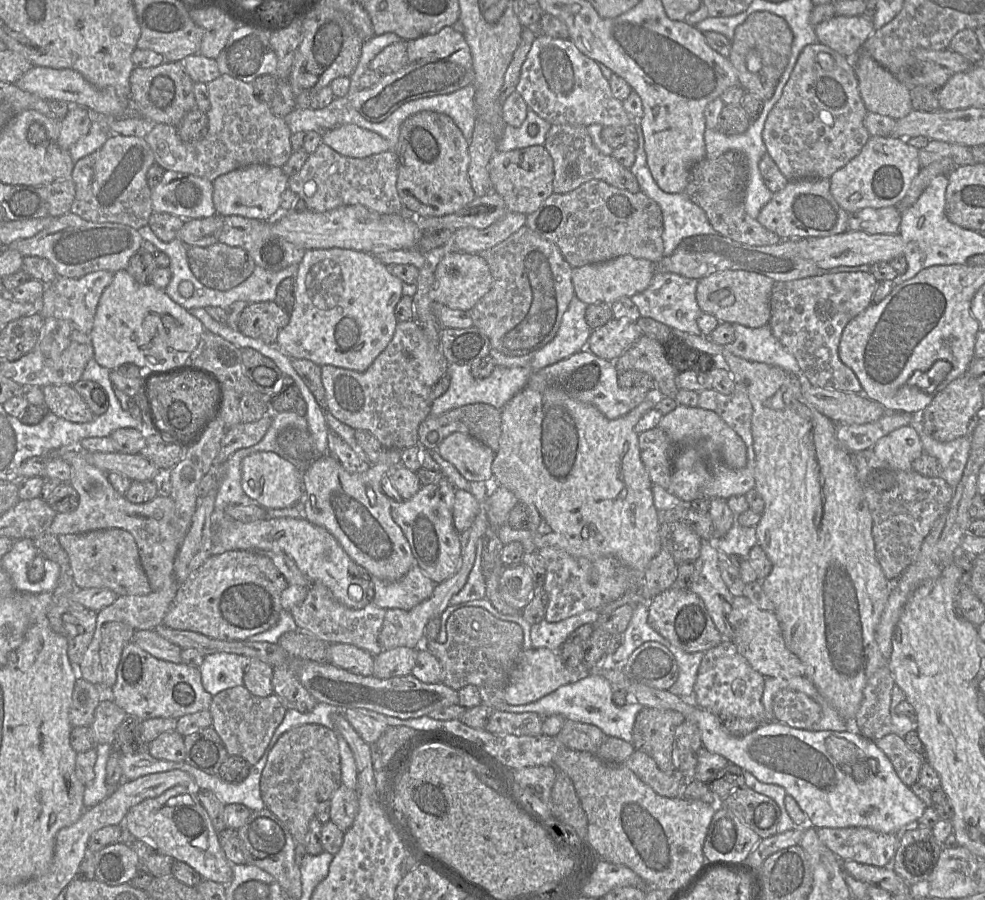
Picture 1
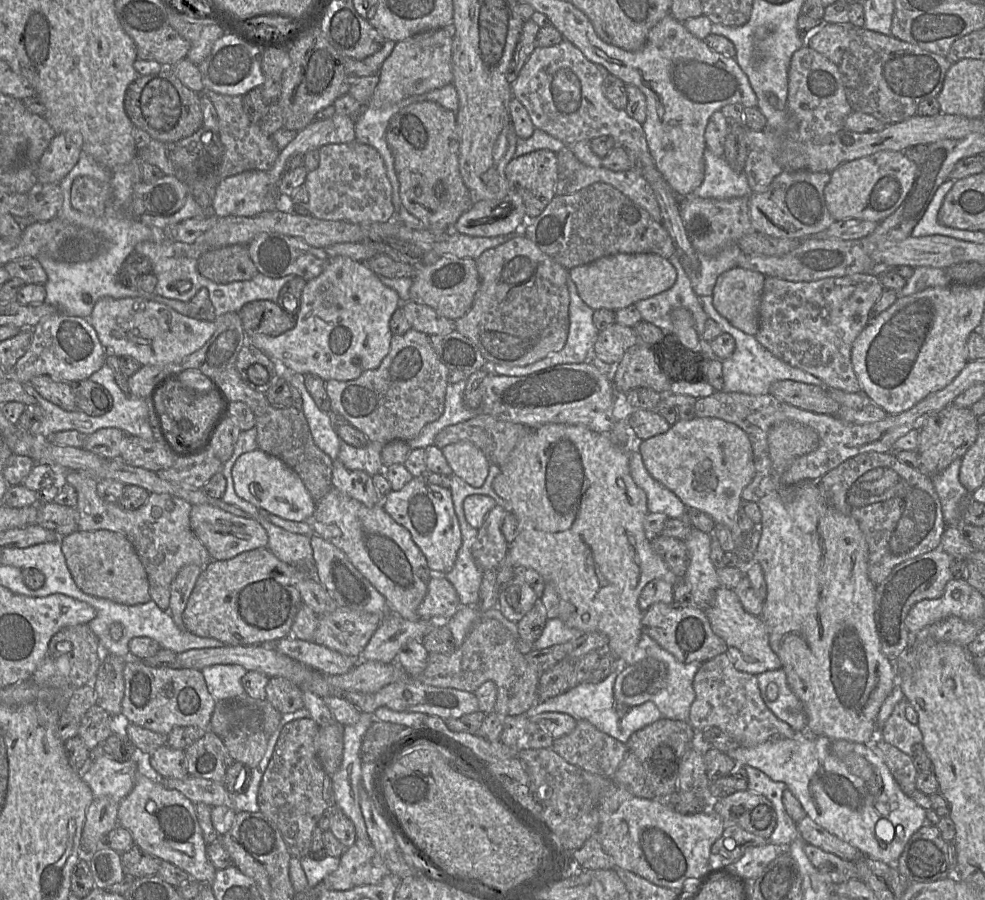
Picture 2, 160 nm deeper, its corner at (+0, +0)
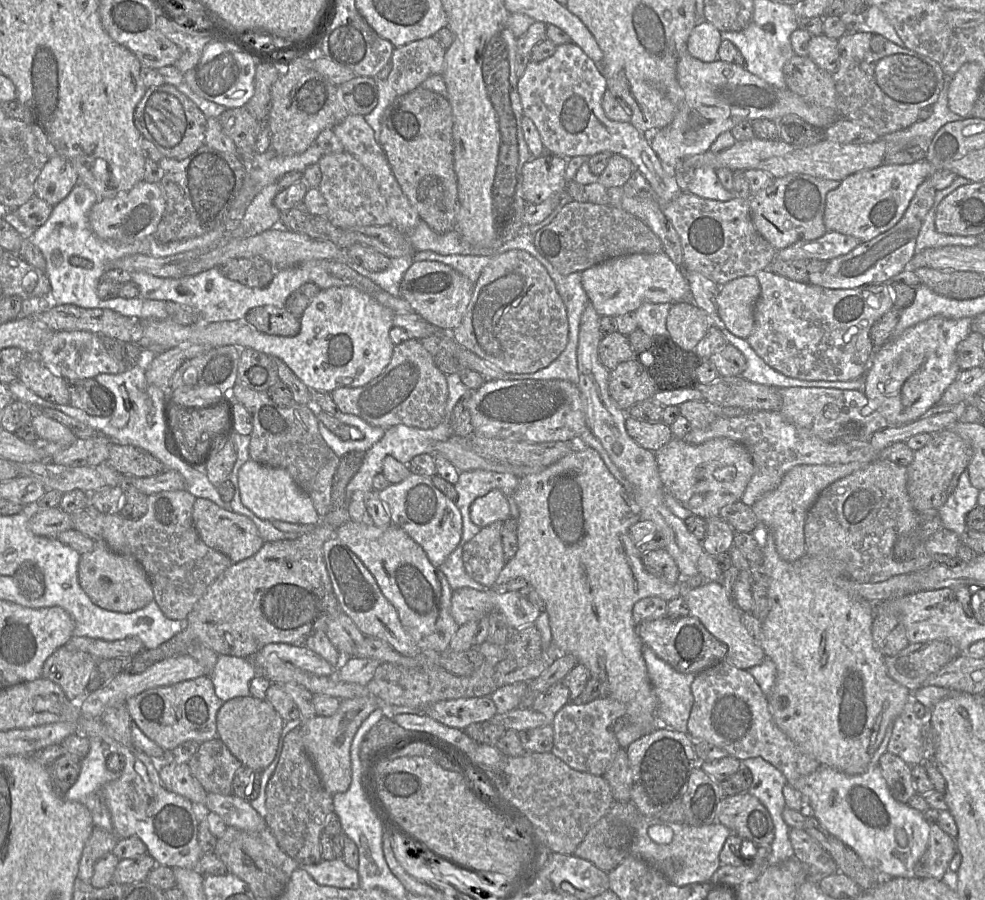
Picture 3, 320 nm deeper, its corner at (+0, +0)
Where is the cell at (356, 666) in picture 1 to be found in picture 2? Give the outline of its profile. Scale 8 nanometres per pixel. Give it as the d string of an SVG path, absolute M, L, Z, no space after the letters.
M286 637L275 643L275 649L290 658L328 675L349 672L361 659L351 658L315 641Z

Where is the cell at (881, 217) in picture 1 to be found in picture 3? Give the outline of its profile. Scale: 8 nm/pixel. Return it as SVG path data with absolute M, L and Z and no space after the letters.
M827 231L816 240L799 241L778 251L782 260L817 259L829 261L851 252L860 241L850 235L836 231Z

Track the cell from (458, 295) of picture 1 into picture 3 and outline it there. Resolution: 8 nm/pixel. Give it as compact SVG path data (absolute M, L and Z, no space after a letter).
M436 261L413 262L400 284L399 297L406 300L412 310L444 332L452 332L464 317L472 297L474 284L448 265Z

